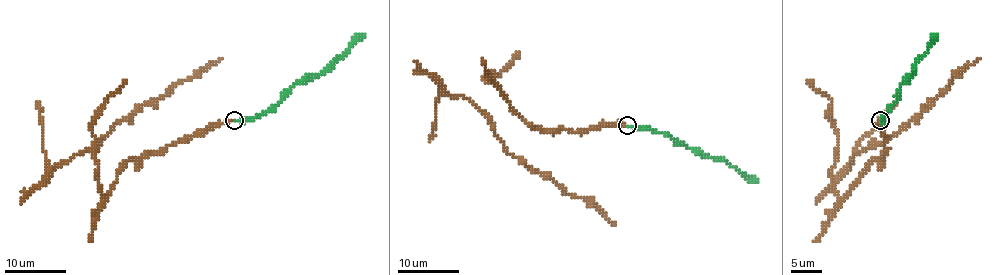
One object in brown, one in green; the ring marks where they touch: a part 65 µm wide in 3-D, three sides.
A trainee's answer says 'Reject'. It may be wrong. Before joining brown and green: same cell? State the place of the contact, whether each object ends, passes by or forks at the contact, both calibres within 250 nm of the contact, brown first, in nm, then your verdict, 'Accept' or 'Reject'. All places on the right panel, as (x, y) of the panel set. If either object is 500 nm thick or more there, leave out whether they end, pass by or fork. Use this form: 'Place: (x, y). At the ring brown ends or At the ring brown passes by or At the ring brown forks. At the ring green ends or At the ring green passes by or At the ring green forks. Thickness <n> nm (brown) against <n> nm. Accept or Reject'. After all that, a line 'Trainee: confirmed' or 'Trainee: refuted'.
Place: (880, 120). At the ring brown ends. At the ring green ends. Thickness 180 nm (brown) against 260 nm. Accept
Trainee: refuted

